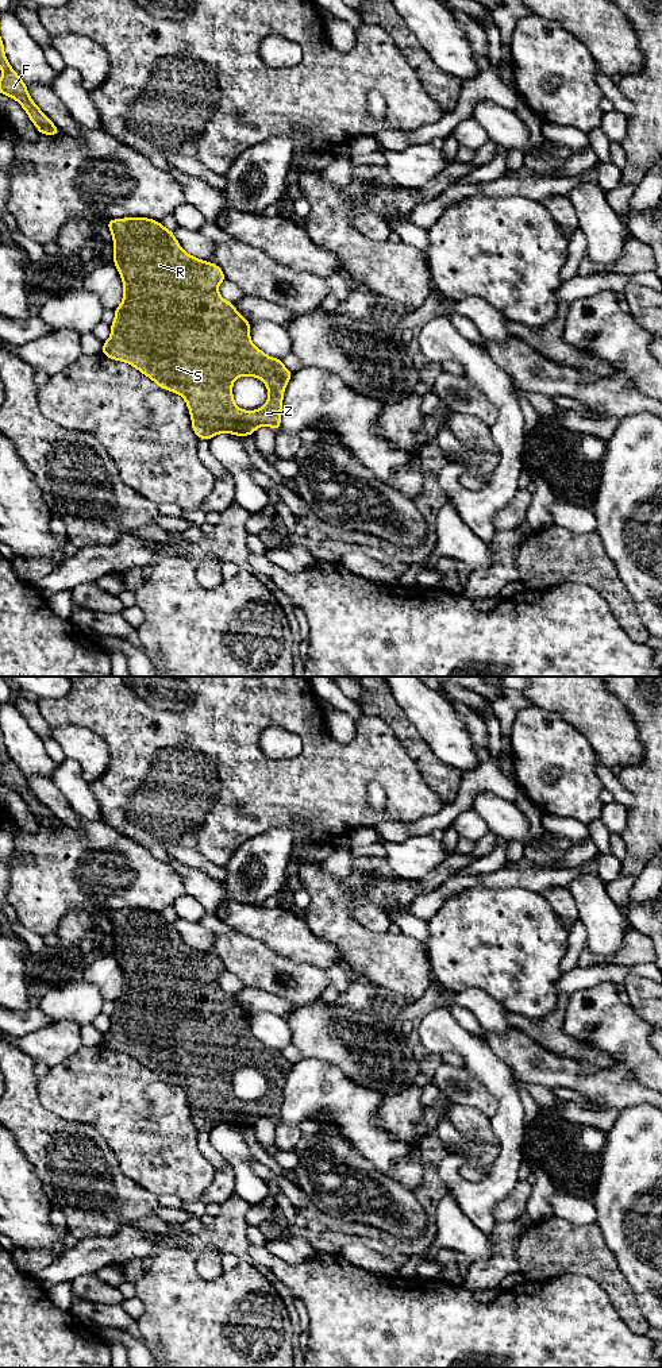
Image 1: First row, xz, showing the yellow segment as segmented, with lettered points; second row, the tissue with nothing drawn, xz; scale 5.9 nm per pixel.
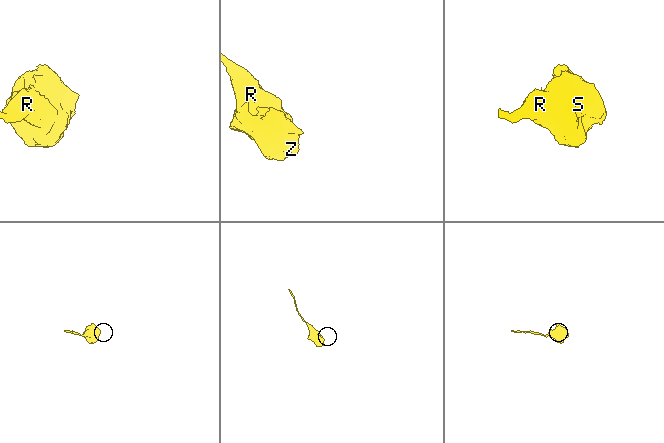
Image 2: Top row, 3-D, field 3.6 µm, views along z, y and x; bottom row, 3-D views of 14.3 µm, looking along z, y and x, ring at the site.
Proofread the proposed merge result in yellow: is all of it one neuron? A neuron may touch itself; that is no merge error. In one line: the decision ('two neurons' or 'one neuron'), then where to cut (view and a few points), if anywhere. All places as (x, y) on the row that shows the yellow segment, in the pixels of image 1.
one neuron; no cut

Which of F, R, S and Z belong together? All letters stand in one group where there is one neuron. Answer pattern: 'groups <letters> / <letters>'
groups F R S Z

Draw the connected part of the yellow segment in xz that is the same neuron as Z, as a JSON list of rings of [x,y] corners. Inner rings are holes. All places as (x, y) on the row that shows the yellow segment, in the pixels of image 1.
[[[126,217],[108,220],[107,224],[113,238],[113,265],[122,277],[124,294],[122,304],[115,309],[111,336],[103,343],[101,352],[109,359],[127,362],[162,389],[180,394],[186,401],[192,429],[199,439],[209,440],[218,433],[245,438],[261,425],[278,431],[284,390],[293,373],[281,359],[270,358],[251,342],[249,320],[219,294],[218,288],[226,280],[223,270],[184,251],[173,231],[157,220]],[[245,375],[262,379],[269,392],[266,404],[257,411],[243,411],[234,402],[232,384]]]

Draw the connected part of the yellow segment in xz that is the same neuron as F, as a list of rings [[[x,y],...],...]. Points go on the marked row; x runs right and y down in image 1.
[[[0,38],[0,69],[3,76],[0,78],[0,95],[5,95],[16,100],[27,112],[30,120],[36,126],[39,135],[58,135],[59,130],[54,123],[39,109],[39,107],[31,100],[26,84],[11,68],[4,54],[4,45]]]

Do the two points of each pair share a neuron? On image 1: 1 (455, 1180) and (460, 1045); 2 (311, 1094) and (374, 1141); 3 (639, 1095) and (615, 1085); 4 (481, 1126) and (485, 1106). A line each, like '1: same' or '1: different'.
1: same
2: same
3: same
4: different

